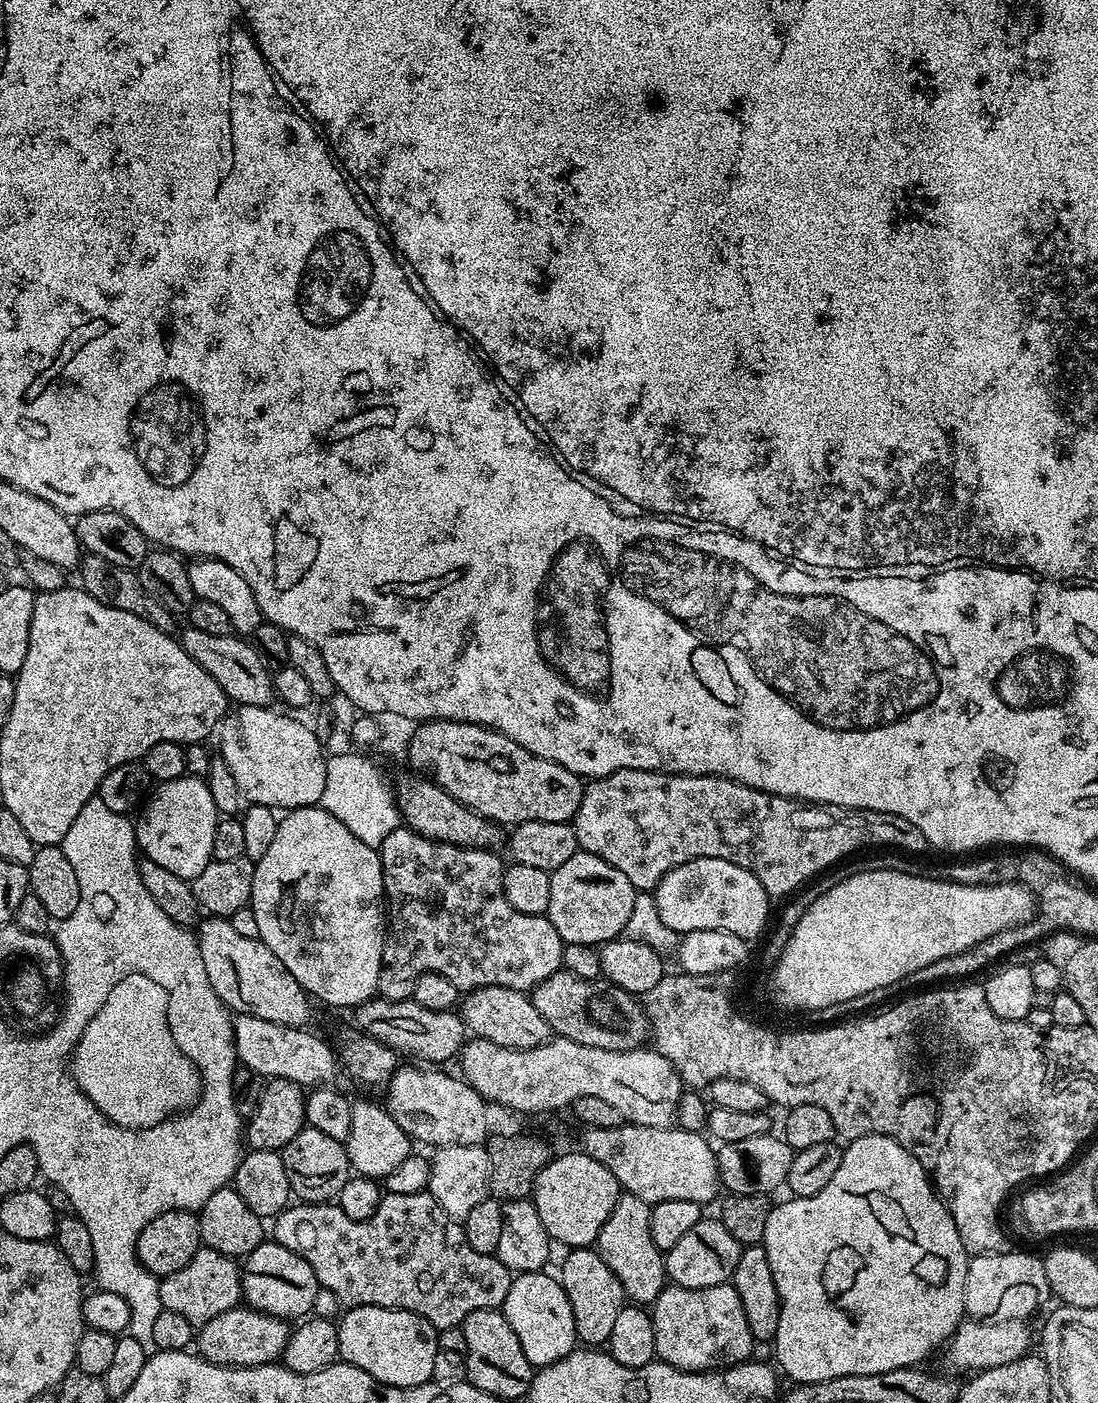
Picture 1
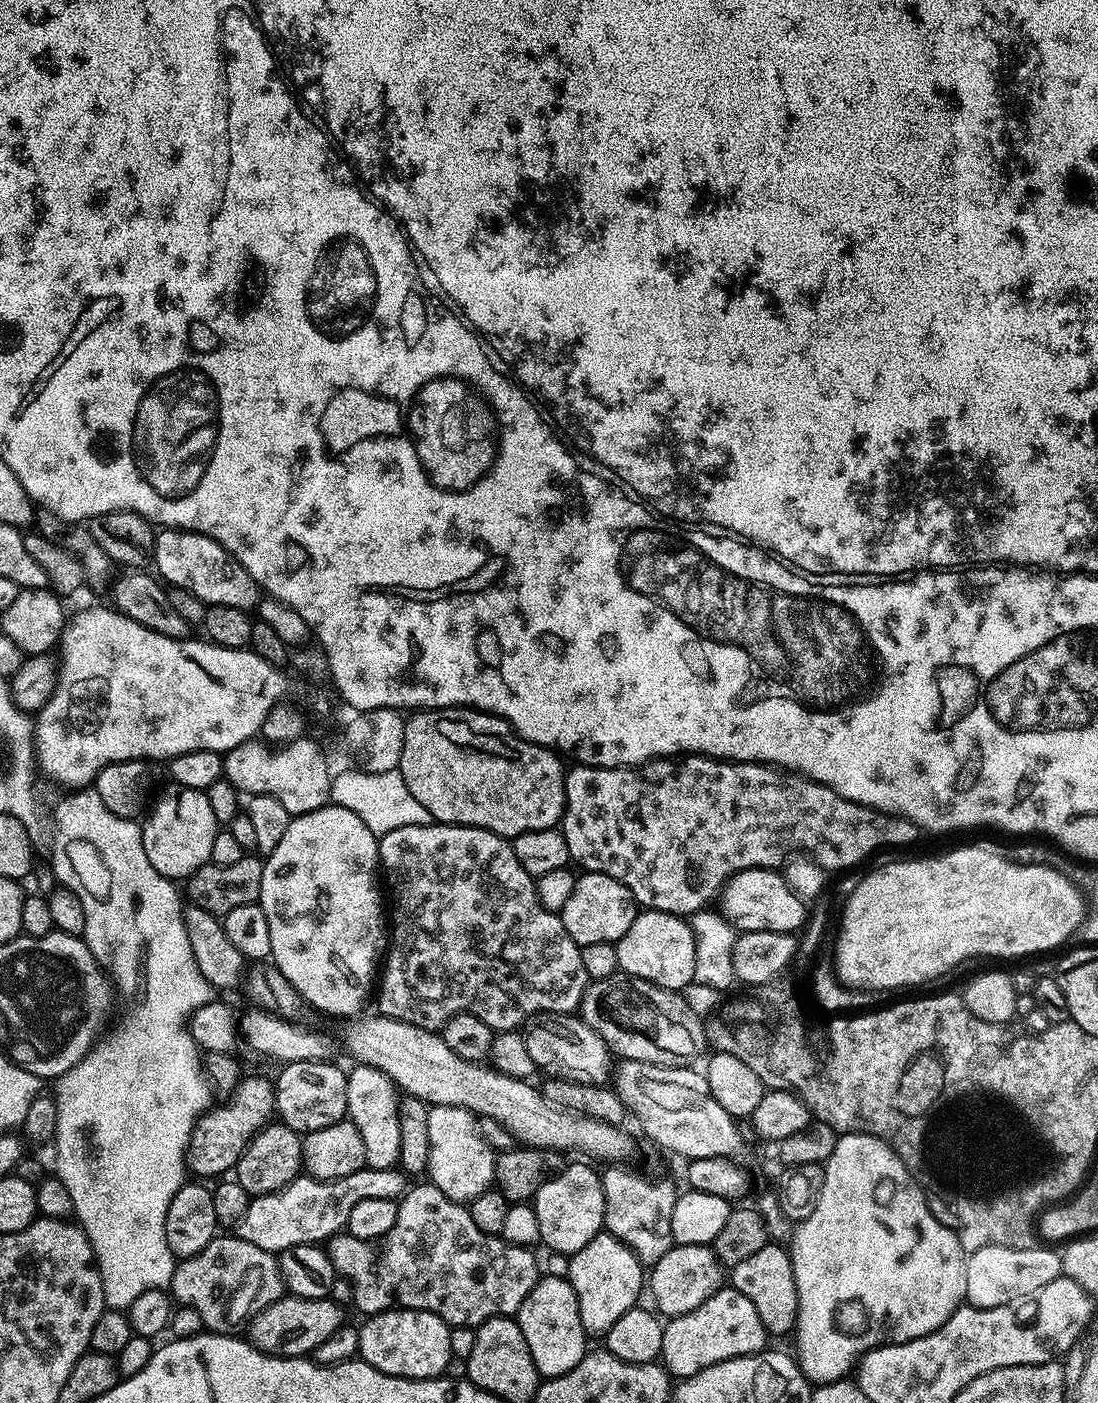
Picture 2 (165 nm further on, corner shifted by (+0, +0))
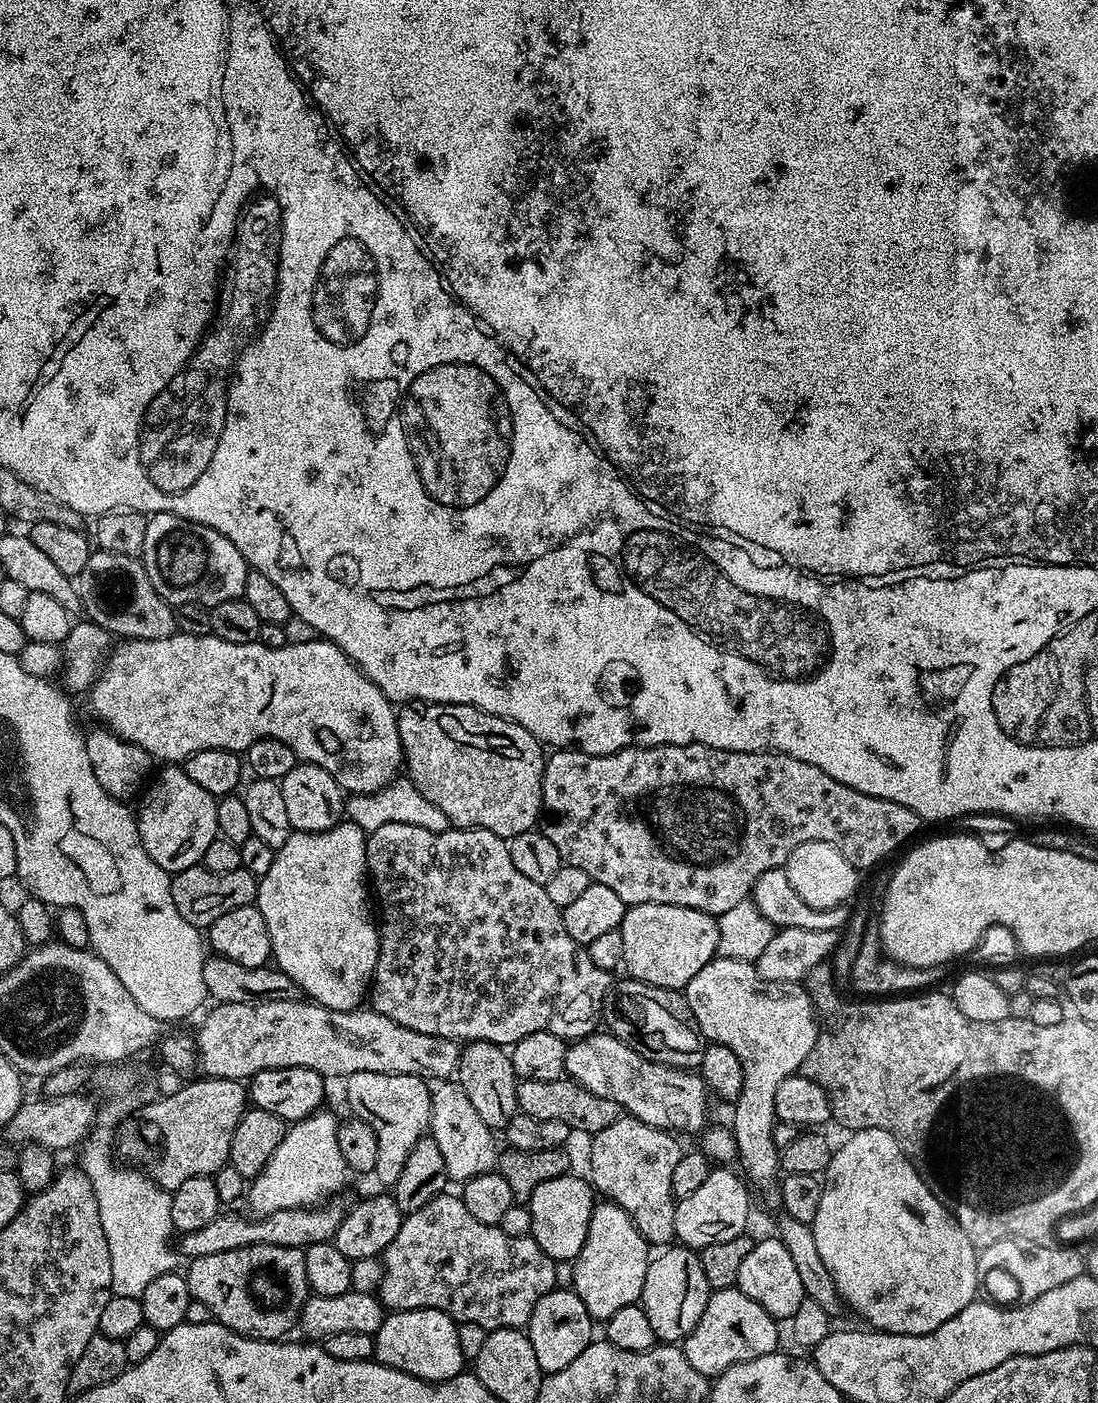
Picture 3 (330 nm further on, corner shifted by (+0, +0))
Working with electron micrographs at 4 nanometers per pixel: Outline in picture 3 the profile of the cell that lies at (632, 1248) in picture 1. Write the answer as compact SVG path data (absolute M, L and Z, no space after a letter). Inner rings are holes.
M621 1115L606 1130L595 1133L591 1137L592 1153L588 1156L588 1164L592 1167L590 1183L597 1193L600 1192L605 1201L619 1206L630 1214L630 1218L636 1223L636 1228L649 1245L668 1246L676 1240L674 1230L674 1214L676 1213L676 1202L678 1197L672 1192L674 1182L674 1168L678 1166L678 1158L682 1155L682 1147L676 1140L677 1137L671 1131L663 1128L655 1128L646 1122L636 1119L635 1116Z

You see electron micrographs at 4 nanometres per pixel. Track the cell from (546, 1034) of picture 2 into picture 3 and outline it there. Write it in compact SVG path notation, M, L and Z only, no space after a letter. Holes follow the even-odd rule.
M597 1030L591 1036L569 1043L564 1071L586 1090L618 1102L627 1115L635 1116L655 1128L671 1130L676 1134L699 1133L709 1123L710 1089L703 1076L687 1068L656 1064L607 1031Z

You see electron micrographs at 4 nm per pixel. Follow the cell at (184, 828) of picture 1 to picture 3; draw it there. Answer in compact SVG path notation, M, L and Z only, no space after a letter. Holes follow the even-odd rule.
M164 766L147 785L144 801L136 816L142 846L162 870L175 874L197 867L206 854L206 846L218 838L216 827L217 797L211 796L198 782L194 782L180 766ZM156 778L156 781L154 781ZM148 792L148 793L147 793Z

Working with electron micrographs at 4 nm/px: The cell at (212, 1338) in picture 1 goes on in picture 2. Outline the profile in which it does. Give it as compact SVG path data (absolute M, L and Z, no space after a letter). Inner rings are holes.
M285 1294L252 1317L246 1328L246 1336L252 1347L268 1356L304 1358L322 1346L322 1342L326 1342L326 1338L330 1338L330 1334L345 1323L344 1312L345 1309L330 1298L319 1300Z

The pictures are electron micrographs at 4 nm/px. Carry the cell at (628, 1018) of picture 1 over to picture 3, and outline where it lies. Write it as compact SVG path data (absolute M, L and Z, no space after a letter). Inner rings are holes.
M624 978L621 984L620 981L613 983L602 1016L605 1021L608 1019L606 1028L611 1035L648 1060L656 1064L669 1064L671 1068L699 1069L706 1041L688 1000L679 991Z

